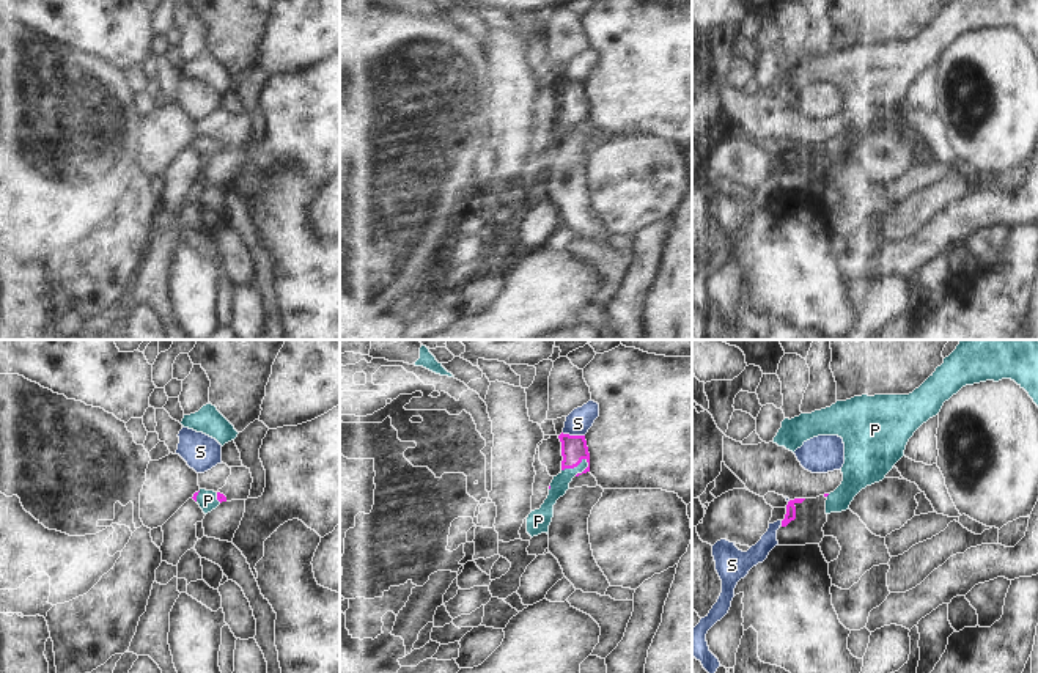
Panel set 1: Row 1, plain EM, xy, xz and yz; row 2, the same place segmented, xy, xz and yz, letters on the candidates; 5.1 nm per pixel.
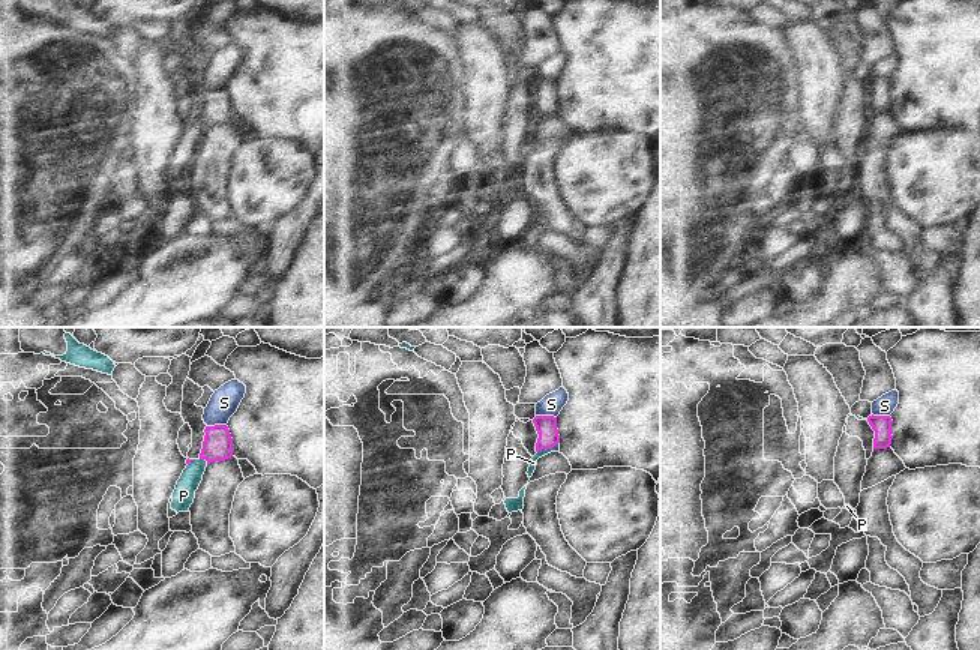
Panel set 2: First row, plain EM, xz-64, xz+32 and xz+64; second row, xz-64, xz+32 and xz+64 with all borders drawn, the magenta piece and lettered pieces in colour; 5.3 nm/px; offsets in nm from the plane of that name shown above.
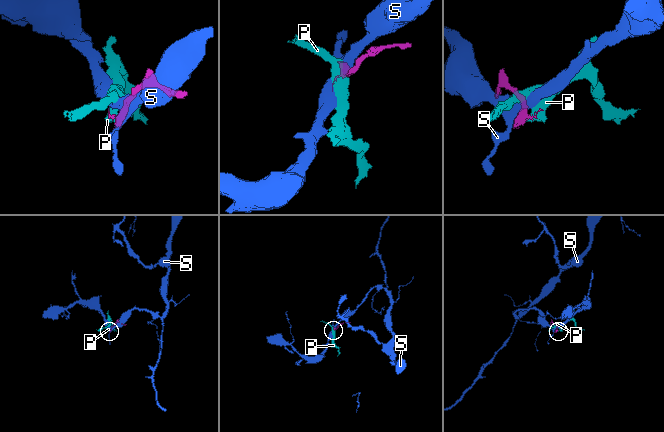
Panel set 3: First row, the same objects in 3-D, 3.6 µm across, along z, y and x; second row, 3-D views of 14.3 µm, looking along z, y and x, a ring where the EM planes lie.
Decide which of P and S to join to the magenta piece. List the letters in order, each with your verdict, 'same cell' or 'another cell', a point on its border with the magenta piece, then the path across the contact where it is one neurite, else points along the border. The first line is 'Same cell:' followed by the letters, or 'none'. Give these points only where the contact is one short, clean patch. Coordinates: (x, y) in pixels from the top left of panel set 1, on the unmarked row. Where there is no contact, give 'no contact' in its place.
Same cell: P
P: same cell | xz (574, 114) | across xz (574, 96), (574, 114), (560, 131)
S: another cell | xz (573, 84)

